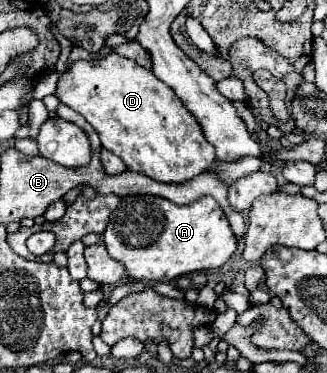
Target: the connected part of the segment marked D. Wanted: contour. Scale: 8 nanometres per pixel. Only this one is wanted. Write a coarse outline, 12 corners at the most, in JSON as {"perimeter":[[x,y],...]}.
{"perimeter":[[76,61],[56,95],[130,171],[184,183],[216,159],[150,69]]}

